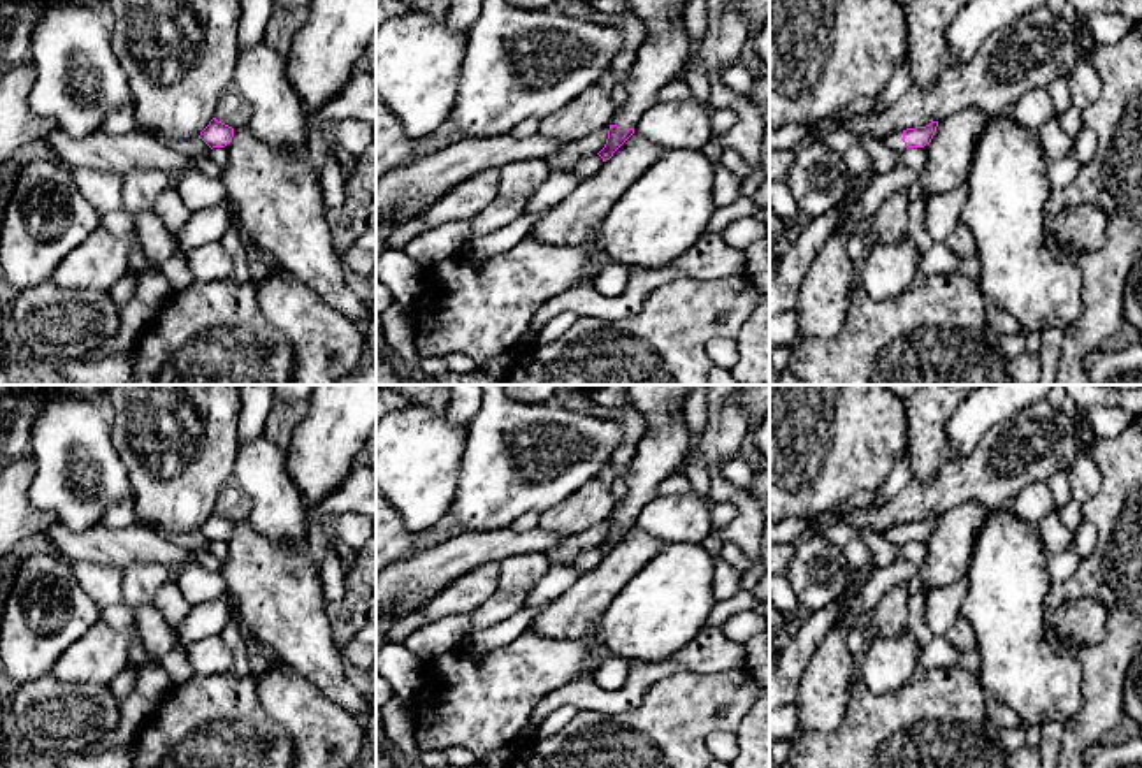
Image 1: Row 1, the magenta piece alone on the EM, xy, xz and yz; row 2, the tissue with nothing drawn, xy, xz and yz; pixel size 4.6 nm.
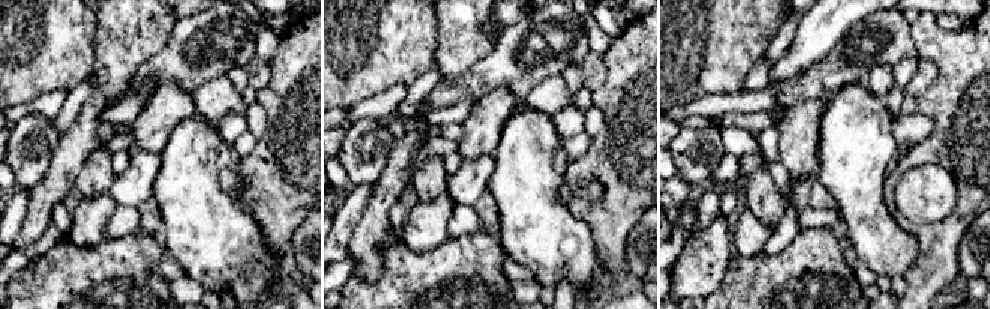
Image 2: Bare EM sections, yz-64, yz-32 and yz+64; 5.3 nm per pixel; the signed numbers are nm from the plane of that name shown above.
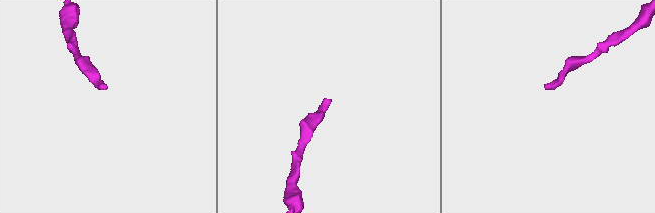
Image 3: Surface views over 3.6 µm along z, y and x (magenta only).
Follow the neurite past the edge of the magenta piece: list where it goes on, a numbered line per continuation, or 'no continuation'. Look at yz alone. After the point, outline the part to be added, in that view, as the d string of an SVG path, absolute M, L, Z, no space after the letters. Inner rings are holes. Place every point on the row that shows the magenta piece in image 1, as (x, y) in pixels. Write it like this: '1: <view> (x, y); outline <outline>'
1: yz (895, 139); outline M891 132L882 141L889 149L893 149L896 153L903 153L907 149L905 142L903 142L903 132Z

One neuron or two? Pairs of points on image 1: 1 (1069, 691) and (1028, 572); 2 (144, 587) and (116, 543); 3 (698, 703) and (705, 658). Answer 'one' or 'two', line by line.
1: one
2: two
3: two

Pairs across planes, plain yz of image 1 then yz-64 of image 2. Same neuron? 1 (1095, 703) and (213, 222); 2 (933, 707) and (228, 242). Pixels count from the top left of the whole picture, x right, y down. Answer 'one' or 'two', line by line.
1: two
2: two

